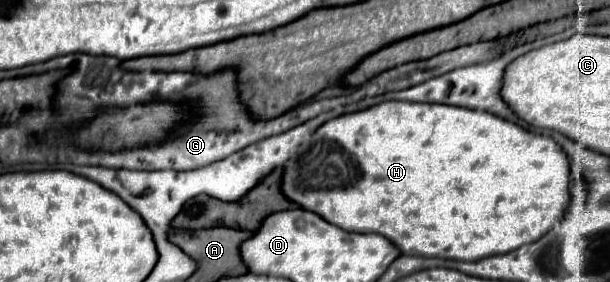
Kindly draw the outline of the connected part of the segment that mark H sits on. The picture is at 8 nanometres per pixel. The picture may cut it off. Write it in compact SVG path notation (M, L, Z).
M382 102L370 106L366 110L342 114L324 122L318 130L304 138L304 142L296 148L296 152L284 164L282 176L282 194L296 202L300 208L310 210L332 222L334 226L346 232L374 232L388 238L402 254L408 256L426 256L426 258L452 258L452 260L482 260L494 254L506 254L516 250L522 244L530 244L538 240L542 234L558 222L570 202L570 162L566 162L566 154L558 150L558 144L548 136L536 136L520 126L506 122L502 118L494 118L494 114L482 114L480 110L462 110L456 106L442 104L416 104L416 102Z

